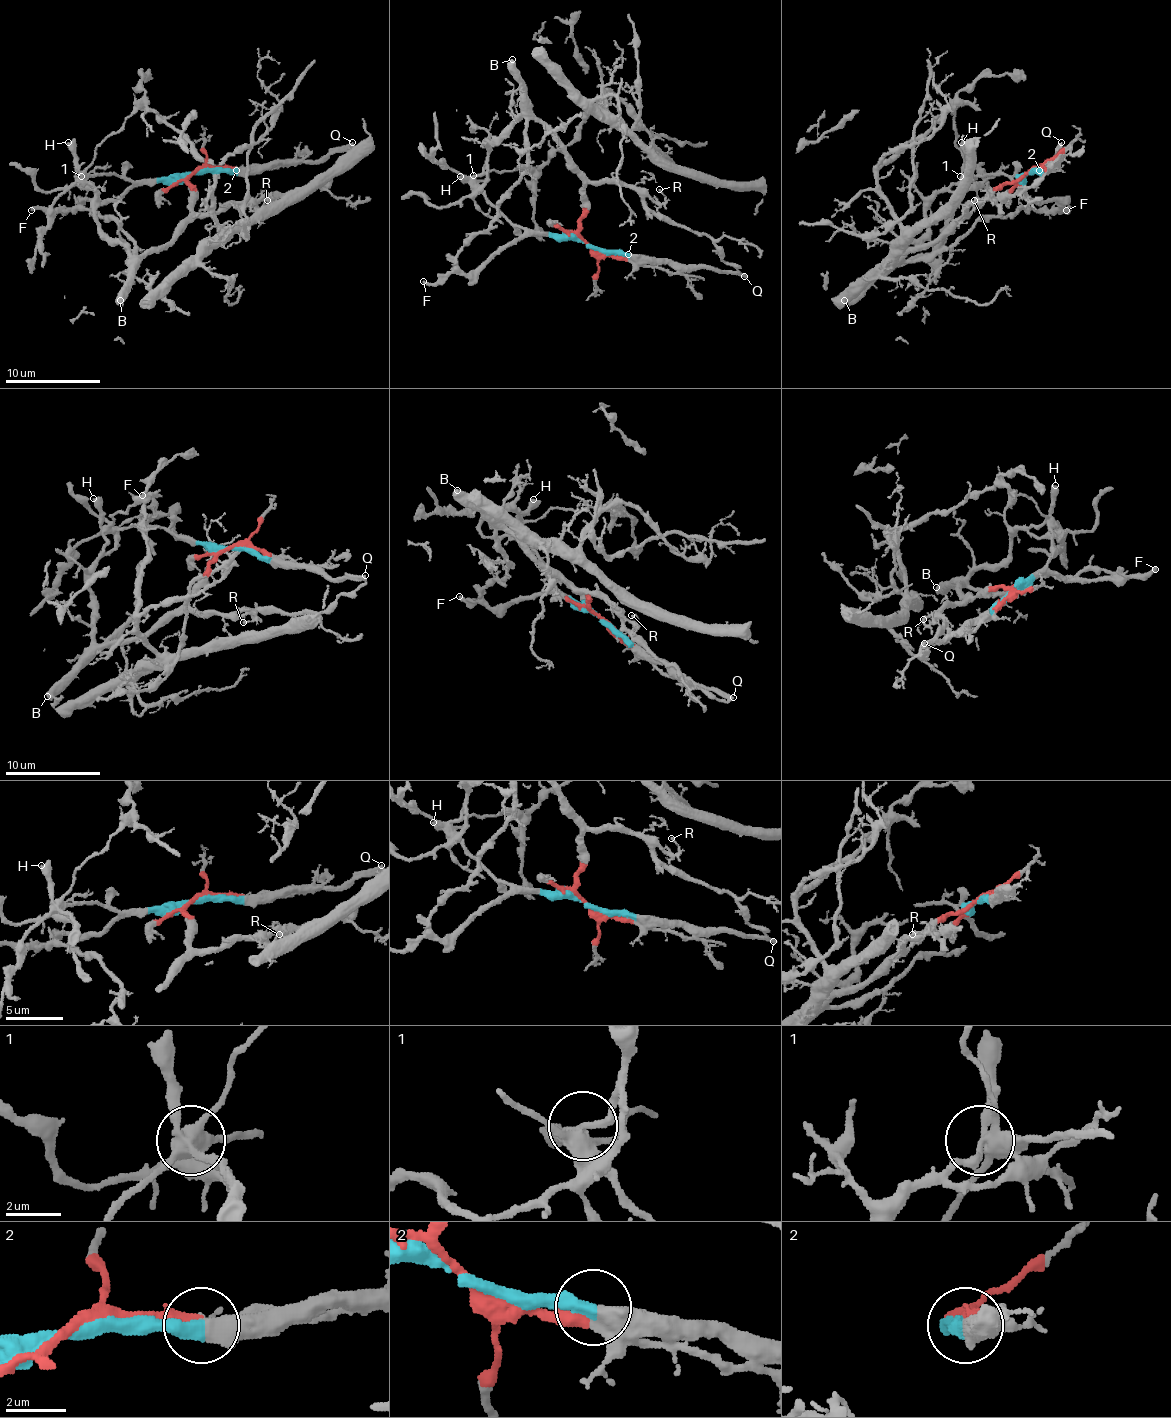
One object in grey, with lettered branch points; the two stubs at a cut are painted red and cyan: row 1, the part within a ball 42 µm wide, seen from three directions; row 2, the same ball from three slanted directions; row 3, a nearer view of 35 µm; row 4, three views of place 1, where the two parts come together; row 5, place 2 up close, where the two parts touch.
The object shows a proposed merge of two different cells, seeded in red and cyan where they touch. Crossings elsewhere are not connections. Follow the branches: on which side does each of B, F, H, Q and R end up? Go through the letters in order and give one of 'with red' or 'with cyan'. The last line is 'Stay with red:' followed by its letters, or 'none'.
B: with red
F: with cyan
H: with red
Q: with cyan
R: with red
Stay with red: B, H, R

